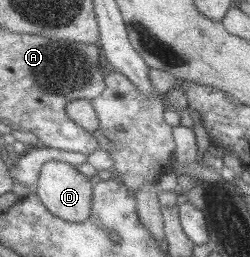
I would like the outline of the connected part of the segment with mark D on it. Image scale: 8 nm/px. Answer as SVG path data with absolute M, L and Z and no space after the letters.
M50 160L42 166L36 193L51 214L66 222L85 222L92 213L92 197L95 189L89 179L72 164Z

